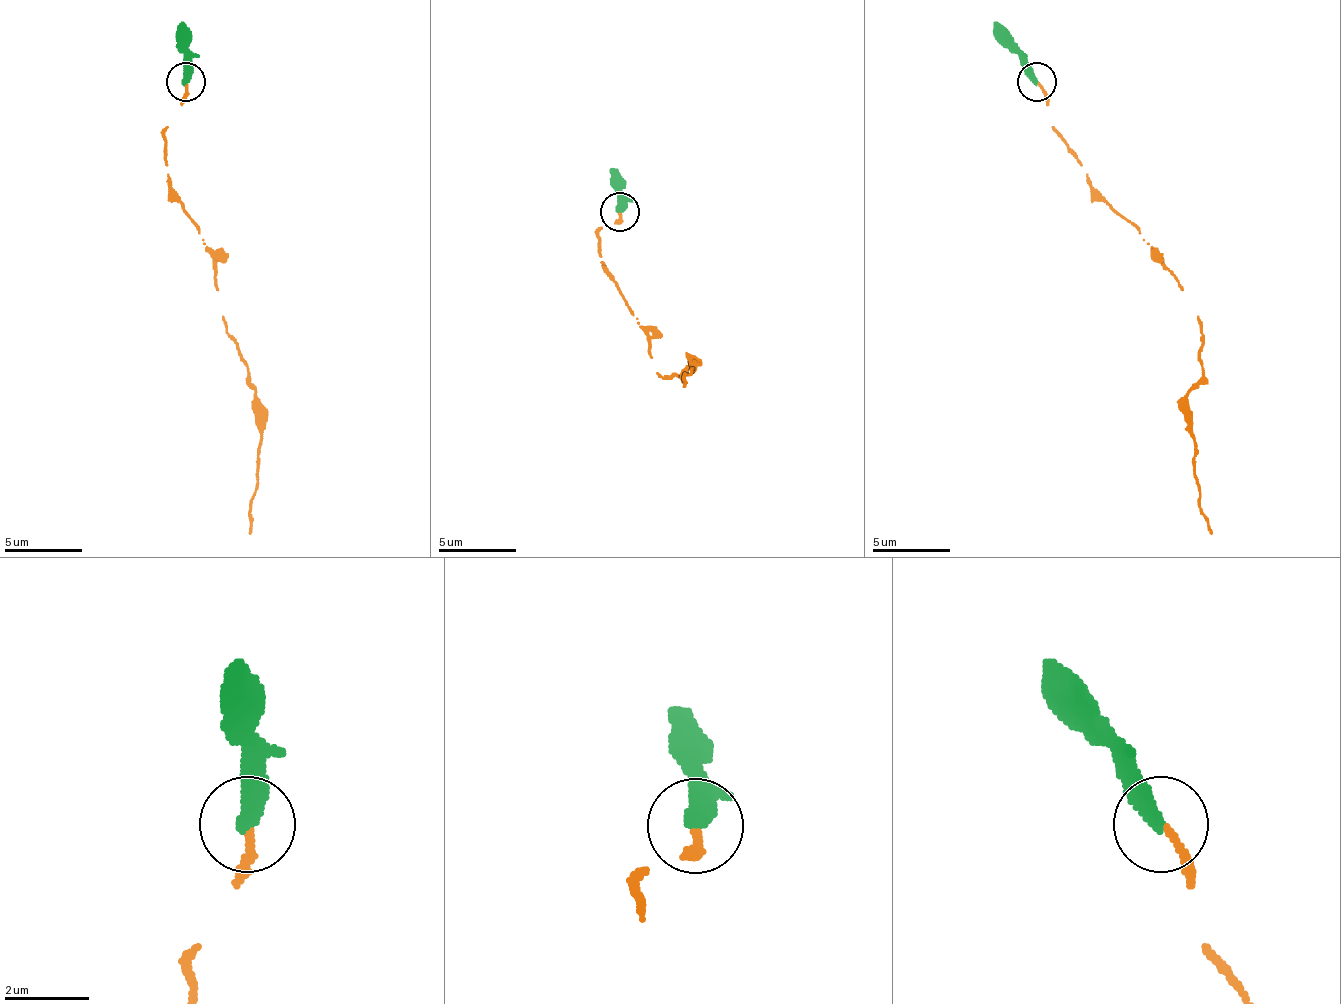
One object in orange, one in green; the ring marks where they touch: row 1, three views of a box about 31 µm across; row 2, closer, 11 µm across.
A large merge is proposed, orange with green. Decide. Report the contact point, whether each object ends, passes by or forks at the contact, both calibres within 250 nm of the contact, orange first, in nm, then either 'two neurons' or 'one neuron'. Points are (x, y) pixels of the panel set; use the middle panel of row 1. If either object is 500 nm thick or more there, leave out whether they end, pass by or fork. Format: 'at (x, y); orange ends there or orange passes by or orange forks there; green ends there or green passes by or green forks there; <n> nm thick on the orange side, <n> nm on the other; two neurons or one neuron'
at (619, 211); orange ends there; green ends there; 170 nm thick on the orange side, 400 nm on the other; one neuron

